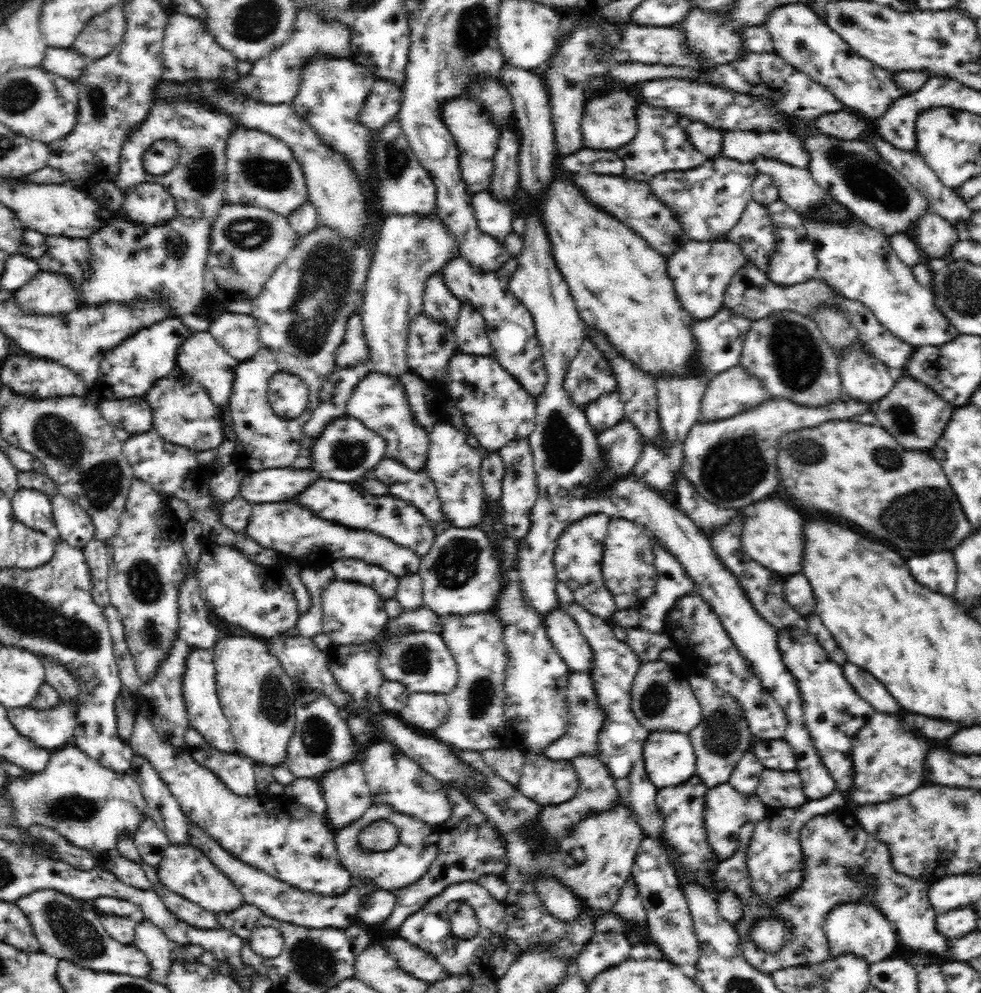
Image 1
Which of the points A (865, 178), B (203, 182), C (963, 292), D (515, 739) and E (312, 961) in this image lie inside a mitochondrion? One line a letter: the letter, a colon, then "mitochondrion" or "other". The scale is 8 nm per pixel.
A: mitochondrion
B: mitochondrion
C: mitochondrion
D: other
E: mitochondrion

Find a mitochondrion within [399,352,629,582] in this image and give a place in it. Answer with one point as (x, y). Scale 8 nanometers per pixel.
(559, 448)

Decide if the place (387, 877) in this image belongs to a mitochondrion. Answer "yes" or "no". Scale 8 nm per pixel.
yes

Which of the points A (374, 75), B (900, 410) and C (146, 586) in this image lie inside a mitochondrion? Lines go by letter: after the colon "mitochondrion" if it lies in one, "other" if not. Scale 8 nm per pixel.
A: other
B: mitochondrion
C: mitochondrion

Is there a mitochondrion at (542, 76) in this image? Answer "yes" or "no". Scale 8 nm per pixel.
no

